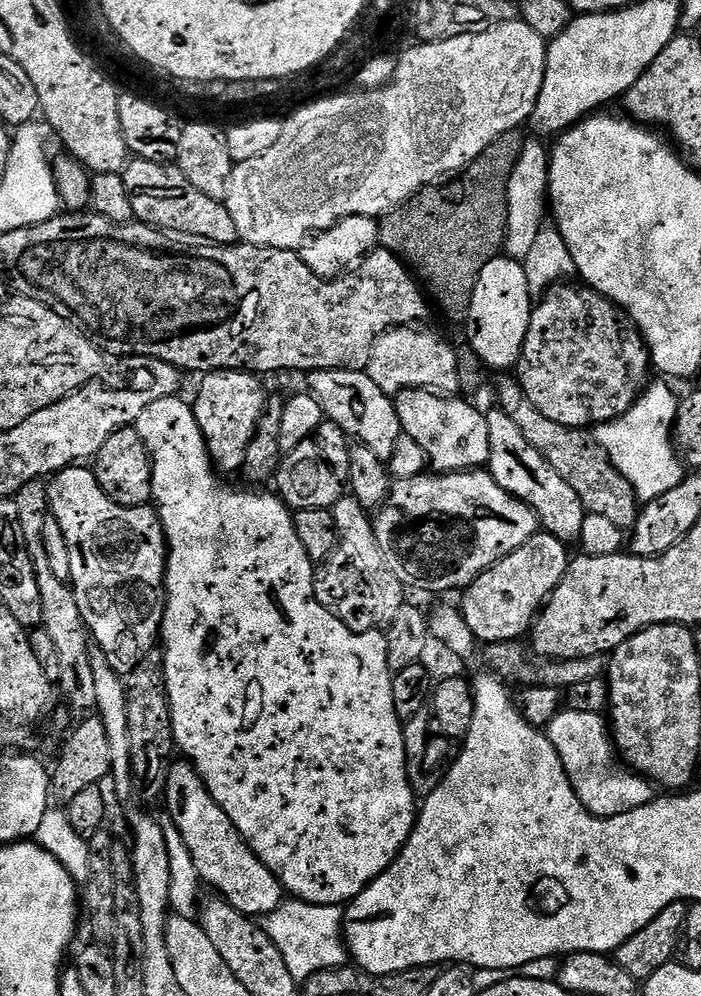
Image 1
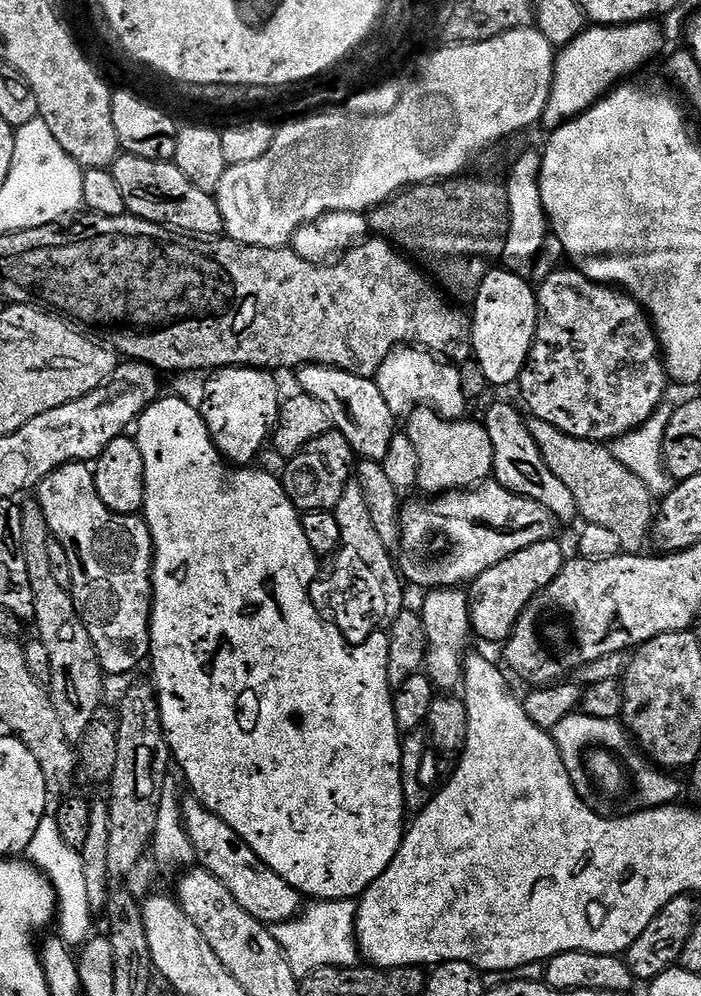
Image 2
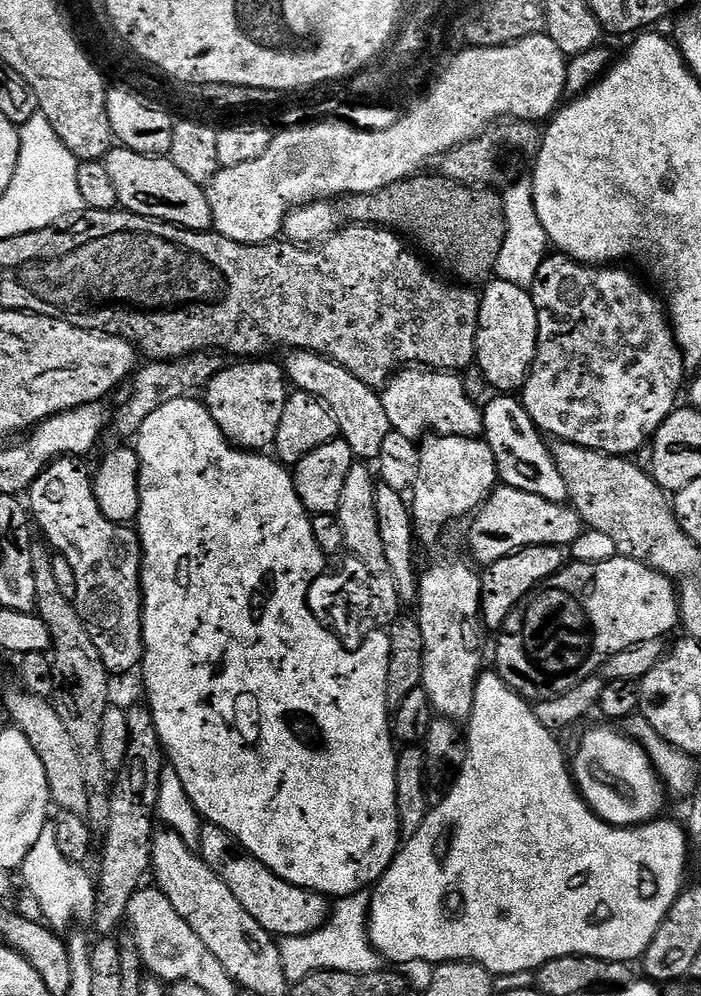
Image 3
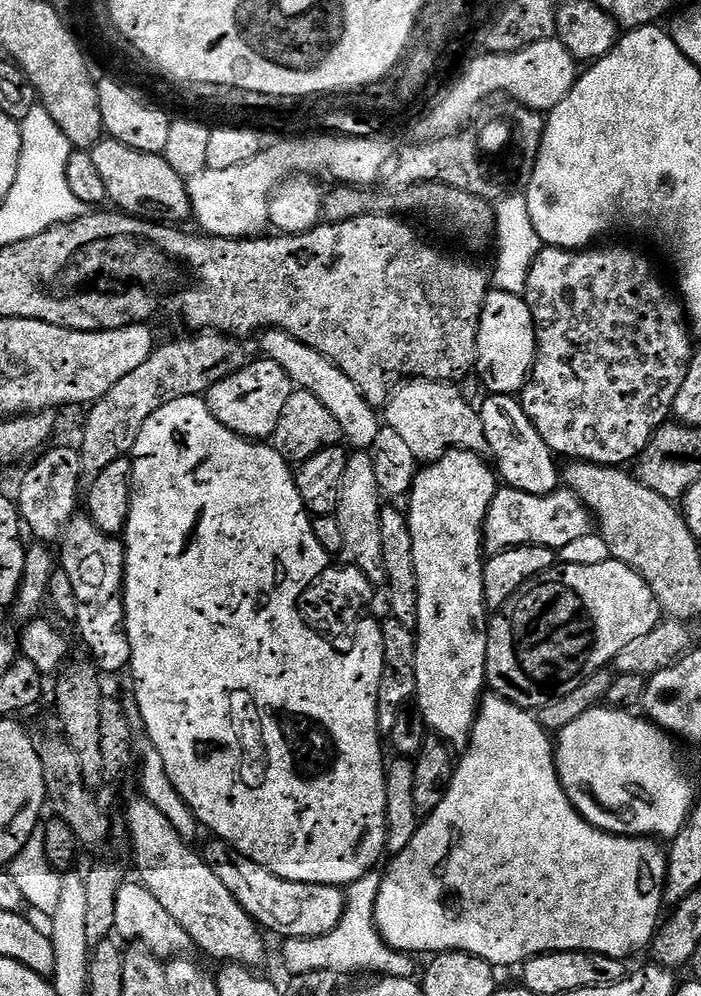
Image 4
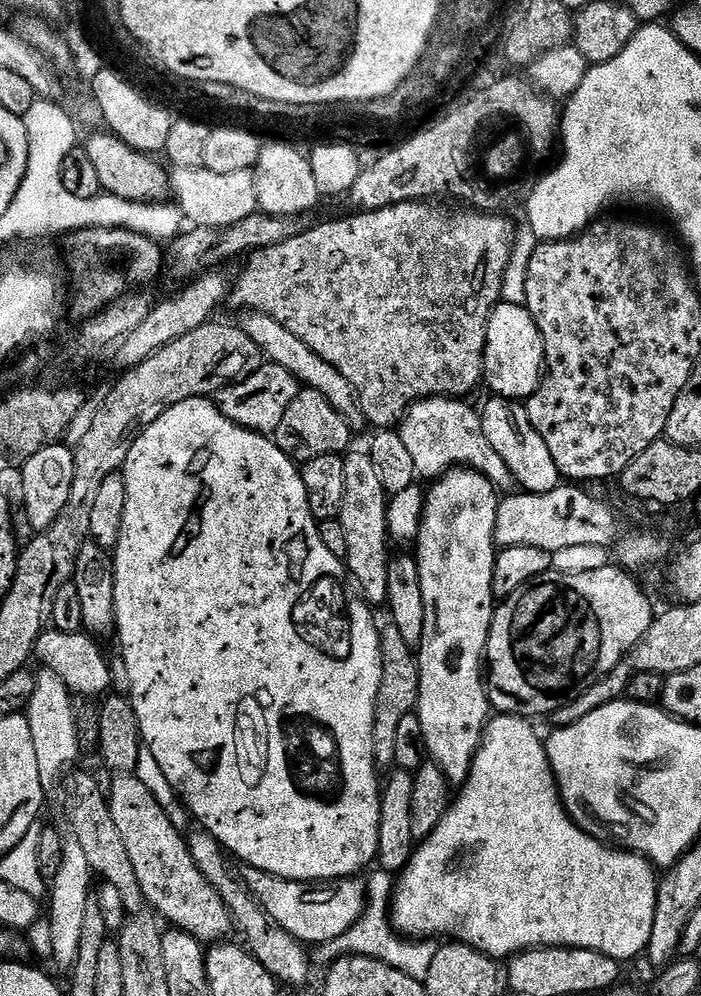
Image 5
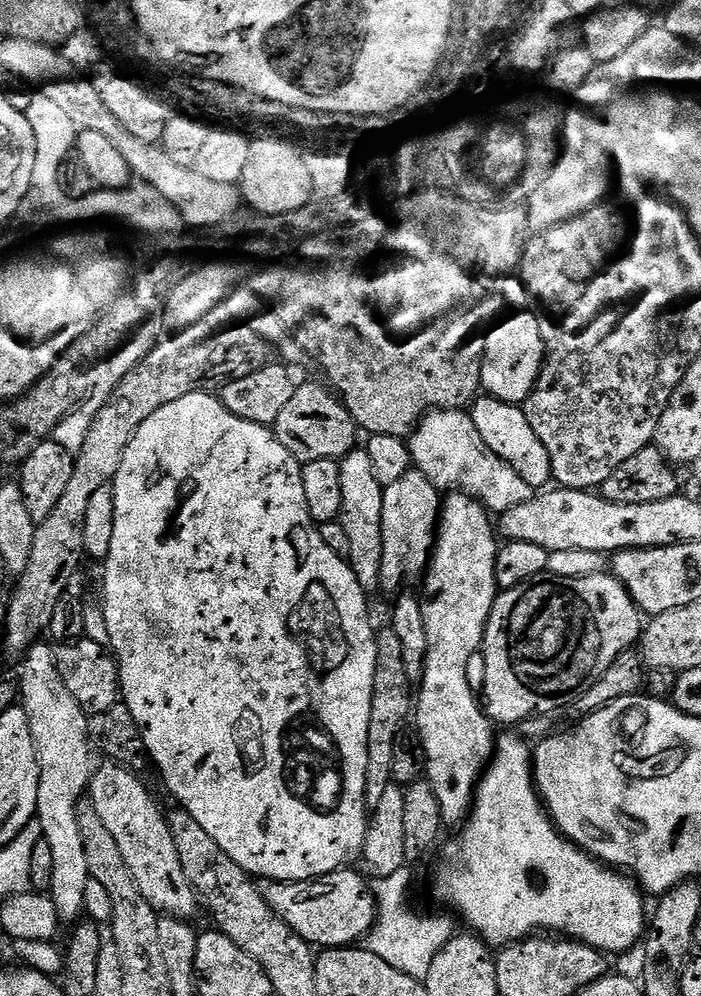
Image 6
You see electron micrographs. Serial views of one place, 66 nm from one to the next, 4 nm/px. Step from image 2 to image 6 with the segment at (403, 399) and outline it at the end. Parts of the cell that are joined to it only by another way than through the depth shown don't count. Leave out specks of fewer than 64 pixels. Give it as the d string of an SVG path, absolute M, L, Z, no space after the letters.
M446 408L427 413L416 425L416 431L406 440L415 471L420 472L437 490L459 490L480 501L489 513L503 514L531 500L532 487L478 434L467 411Z

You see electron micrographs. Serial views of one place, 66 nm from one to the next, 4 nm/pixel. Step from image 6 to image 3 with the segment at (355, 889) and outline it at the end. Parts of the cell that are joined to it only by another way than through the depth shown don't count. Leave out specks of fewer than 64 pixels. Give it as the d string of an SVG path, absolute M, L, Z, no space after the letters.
M205 823L201 830L199 856L230 886L230 894L242 902L242 910L250 914L267 932L279 938L282 936L301 936L321 928L327 920L330 904L319 892L308 892L293 884L287 884L278 874L271 872L258 858L248 853L226 830Z

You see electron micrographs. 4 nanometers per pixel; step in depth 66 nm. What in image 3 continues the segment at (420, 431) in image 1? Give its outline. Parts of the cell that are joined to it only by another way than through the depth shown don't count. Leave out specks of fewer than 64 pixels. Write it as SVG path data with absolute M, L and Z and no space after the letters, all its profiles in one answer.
M432 434L419 450L418 482L414 482L410 493L410 507L419 543L436 544L444 528L455 520L467 521L497 487L496 455L487 440L475 436Z

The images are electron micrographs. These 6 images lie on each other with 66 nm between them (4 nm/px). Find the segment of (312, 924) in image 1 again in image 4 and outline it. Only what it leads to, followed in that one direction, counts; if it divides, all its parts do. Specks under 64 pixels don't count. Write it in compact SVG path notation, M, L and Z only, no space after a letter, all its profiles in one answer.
M373 870L367 872L362 878L358 878L355 884L347 889L344 913L338 922L338 926L334 926L334 930L314 938L288 938L283 941L284 964L289 968L289 973L292 976L301 976L311 972L335 972L337 974L345 974L344 972L376 972L372 974L377 977L393 976L394 978L410 980L417 975L416 964L412 961L415 959L407 952L396 952L389 948L388 943L384 941L380 932L376 929L376 903L378 902L380 878L381 873Z

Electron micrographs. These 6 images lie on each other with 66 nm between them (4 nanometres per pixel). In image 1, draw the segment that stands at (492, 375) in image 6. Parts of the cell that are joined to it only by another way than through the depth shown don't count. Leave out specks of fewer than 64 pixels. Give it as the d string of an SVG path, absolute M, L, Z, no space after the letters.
M501 254L486 262L482 274L478 274L478 286L474 286L474 302L470 302L467 347L478 354L485 369L512 370L520 363L522 346L526 342L526 330L530 330L530 318L534 307L534 294L530 282L526 282L526 270L519 259Z

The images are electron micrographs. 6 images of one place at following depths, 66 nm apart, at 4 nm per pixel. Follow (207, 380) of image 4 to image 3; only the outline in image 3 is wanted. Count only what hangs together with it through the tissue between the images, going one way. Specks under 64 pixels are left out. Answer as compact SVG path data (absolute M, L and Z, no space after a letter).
M197 352L195 356L184 356L180 360L154 360L144 365L131 377L132 393L124 400L124 405L117 412L114 412L114 428L120 436L135 437L139 432L142 422L158 406L162 406L171 400L185 399L197 388L203 389L208 381L213 380L218 373L226 366L226 360L223 355L211 352Z

